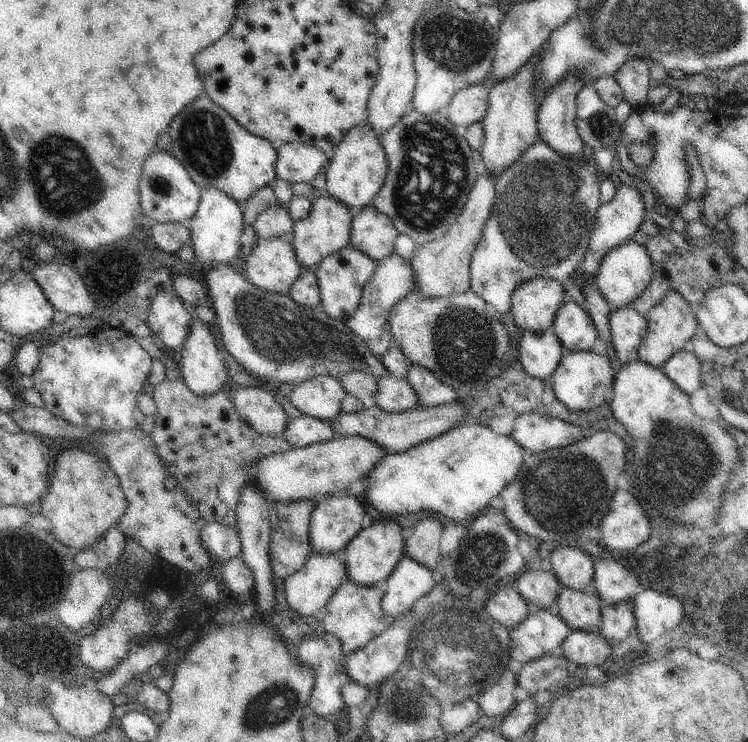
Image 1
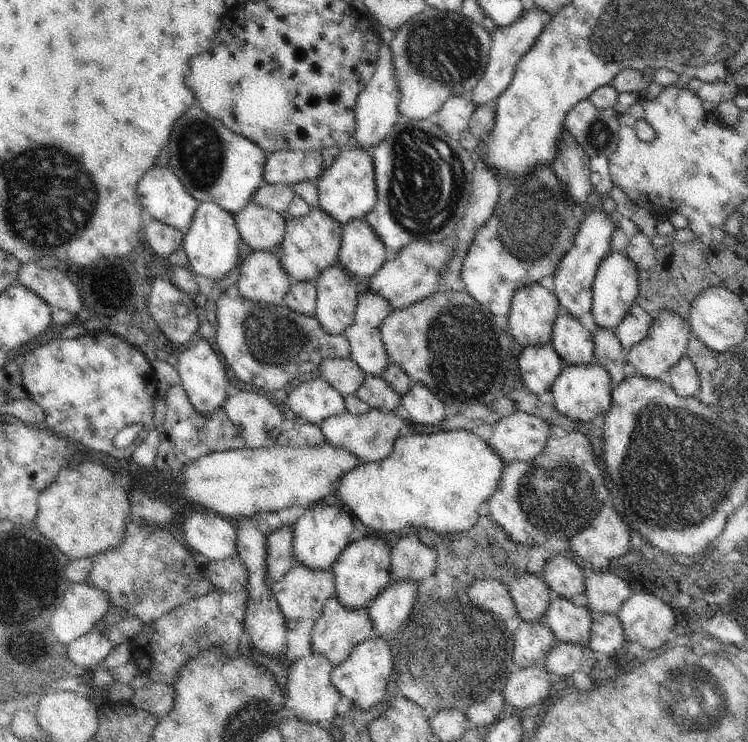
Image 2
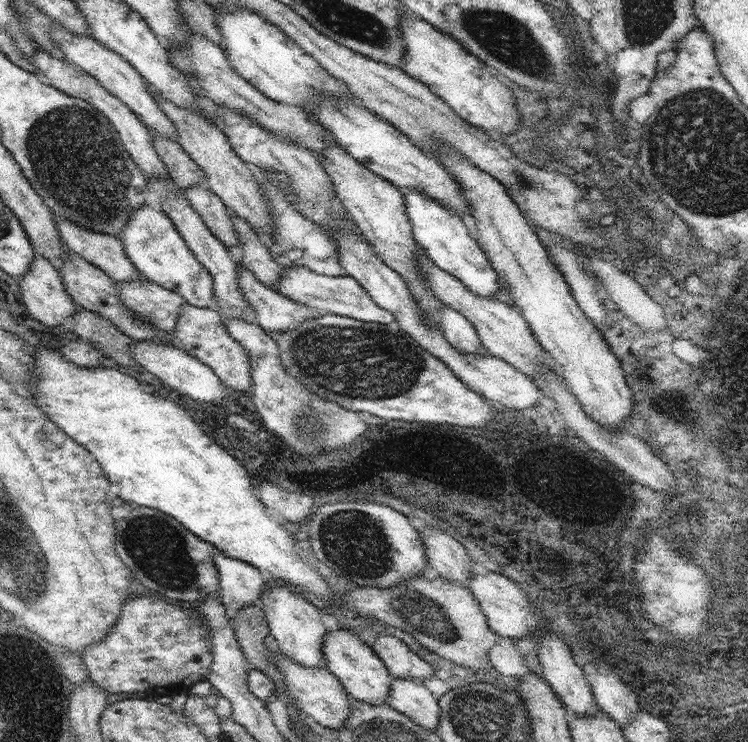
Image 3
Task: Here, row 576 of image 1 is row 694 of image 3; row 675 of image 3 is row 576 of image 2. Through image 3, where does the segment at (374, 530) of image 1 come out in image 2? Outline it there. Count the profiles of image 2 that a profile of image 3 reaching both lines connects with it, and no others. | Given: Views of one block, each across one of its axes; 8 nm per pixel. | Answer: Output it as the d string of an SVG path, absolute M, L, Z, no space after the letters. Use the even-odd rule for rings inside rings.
M369 536L350 543L331 567L334 574L335 598L348 609L360 609L372 603L391 584L391 546L386 538Z

